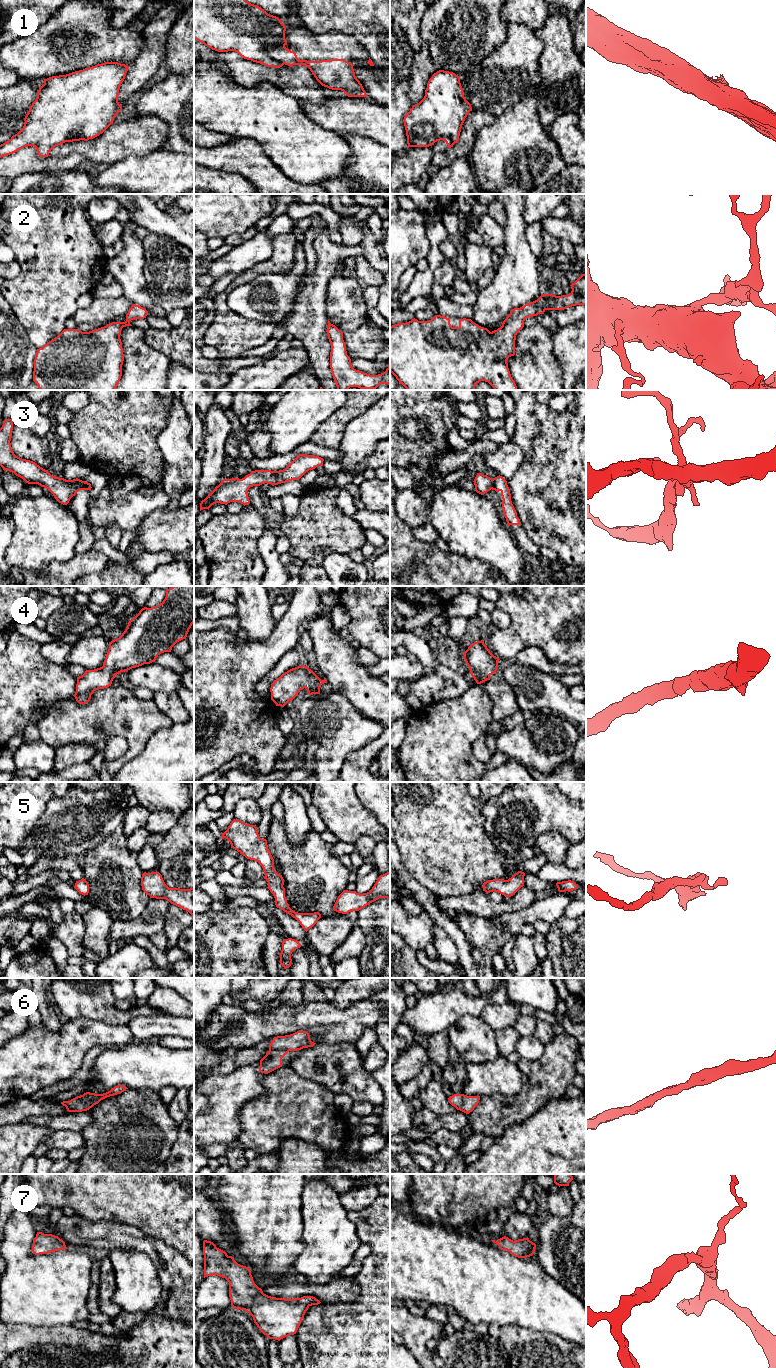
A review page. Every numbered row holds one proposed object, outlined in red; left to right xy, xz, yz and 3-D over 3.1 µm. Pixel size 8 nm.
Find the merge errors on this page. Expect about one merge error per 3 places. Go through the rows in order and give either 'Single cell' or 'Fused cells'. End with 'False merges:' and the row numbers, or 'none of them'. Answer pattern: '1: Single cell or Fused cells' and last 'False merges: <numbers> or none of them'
1: Fused cells
2: Single cell
3: Single cell
4: Single cell
5: Single cell
6: Single cell
7: Single cell
False merges: 1

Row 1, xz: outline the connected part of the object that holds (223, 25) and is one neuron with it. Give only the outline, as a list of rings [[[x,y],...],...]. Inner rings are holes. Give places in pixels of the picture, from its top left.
[[[194,0],[194,39],[218,52],[235,51],[241,57],[267,67],[284,64],[268,55],[271,45],[287,45],[281,19],[246,0]]]

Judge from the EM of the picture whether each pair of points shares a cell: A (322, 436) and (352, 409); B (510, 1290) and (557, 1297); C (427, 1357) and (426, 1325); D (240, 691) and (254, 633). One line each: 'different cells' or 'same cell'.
A: same cell
B: same cell
C: same cell
D: different cells

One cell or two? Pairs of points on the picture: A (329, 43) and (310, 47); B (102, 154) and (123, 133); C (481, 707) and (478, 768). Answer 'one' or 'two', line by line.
A: one
B: one
C: one

